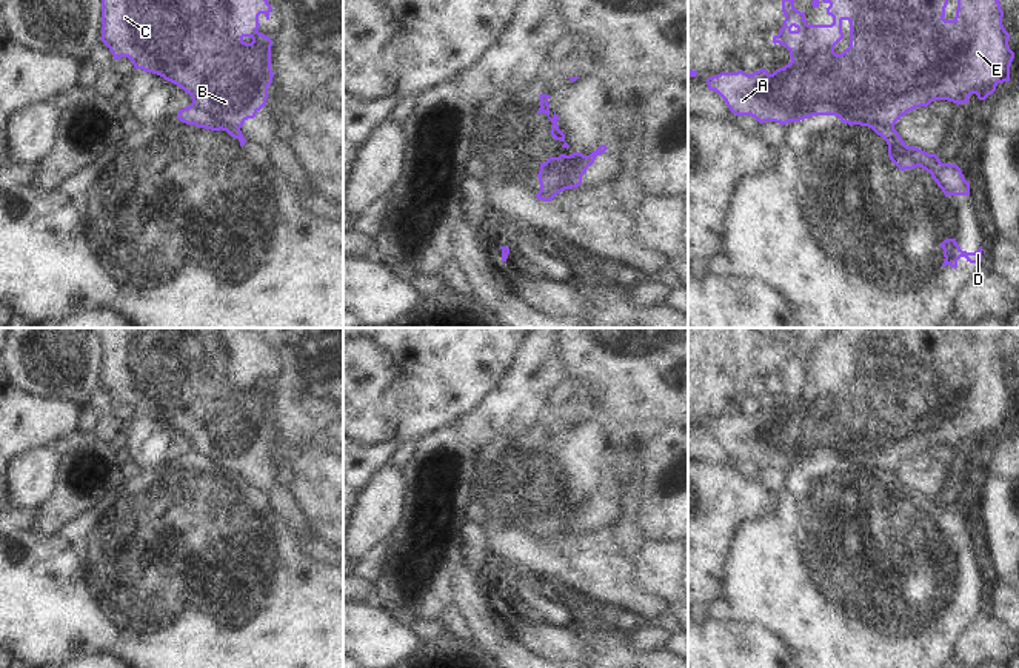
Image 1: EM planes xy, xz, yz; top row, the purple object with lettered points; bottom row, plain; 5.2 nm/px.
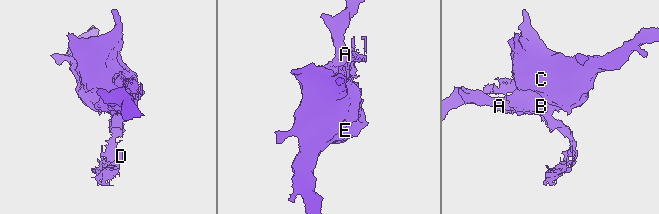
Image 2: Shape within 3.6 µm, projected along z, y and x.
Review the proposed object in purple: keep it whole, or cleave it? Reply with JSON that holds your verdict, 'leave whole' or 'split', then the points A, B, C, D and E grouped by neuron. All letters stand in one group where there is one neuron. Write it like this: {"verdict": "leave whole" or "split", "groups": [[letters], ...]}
{"verdict": "split", "groups": [["A", "B", "C", "E"], ["D"]]}

